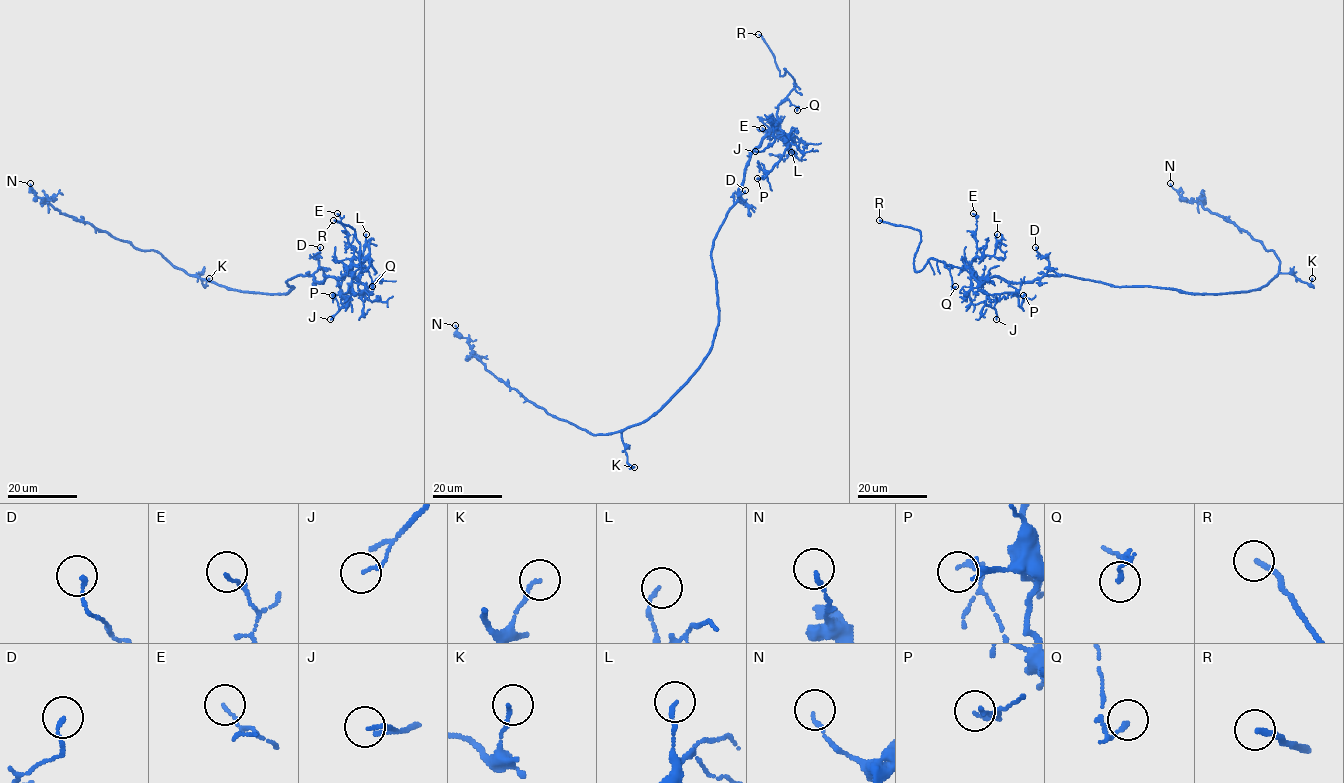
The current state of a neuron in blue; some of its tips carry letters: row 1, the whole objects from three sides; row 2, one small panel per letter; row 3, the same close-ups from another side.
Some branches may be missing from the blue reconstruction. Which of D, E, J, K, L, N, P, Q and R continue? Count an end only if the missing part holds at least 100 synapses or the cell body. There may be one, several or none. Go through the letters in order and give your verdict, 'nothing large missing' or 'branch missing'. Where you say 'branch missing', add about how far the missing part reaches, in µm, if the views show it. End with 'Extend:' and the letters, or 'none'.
D: nothing large missing
E: nothing large missing
J: nothing large missing
K: nothing large missing
L: nothing large missing
N: nothing large missing
P: nothing large missing
Q: nothing large missing
R: branch missing; about 40 µm are missing
Extend: R

